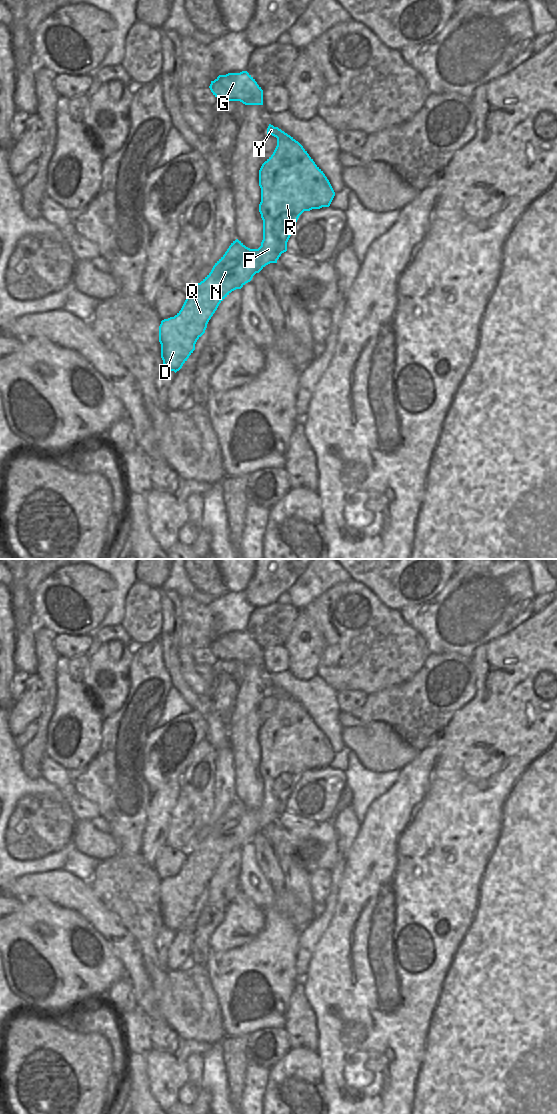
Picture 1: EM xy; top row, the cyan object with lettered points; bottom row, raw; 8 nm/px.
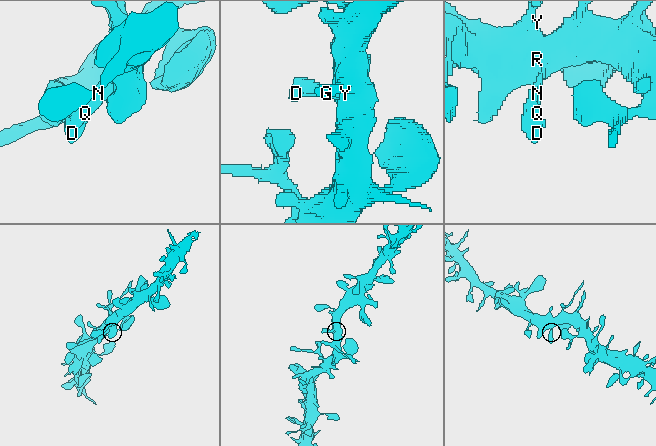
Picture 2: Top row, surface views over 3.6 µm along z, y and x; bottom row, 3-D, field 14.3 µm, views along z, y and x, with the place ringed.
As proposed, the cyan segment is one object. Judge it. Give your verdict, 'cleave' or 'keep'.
keep

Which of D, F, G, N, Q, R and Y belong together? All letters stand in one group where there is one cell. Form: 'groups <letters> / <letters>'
groups D F G N Q R Y

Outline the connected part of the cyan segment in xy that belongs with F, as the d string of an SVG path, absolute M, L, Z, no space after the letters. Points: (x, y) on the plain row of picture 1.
M269 684L267 695L277 698L277 706L273 714L262 724L259 730L259 746L261 748L261 762L259 772L263 780L263 800L258 809L250 809L236 799L231 803L225 814L215 823L211 832L200 842L195 843L189 850L187 858L181 870L174 876L161 881L159 886L159 902L161 904L161 918L164 926L175 933L179 931L189 916L195 910L197 900L205 893L207 884L219 864L234 850L241 849L250 842L256 833L259 833L266 825L277 823L282 813L287 811L287 802L293 792L293 788L304 771L329 767L335 752L323 733L315 724L303 706L293 697Z

